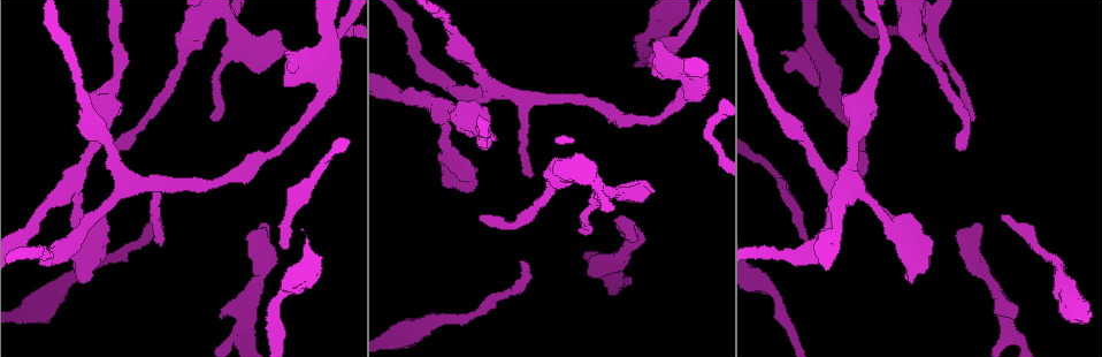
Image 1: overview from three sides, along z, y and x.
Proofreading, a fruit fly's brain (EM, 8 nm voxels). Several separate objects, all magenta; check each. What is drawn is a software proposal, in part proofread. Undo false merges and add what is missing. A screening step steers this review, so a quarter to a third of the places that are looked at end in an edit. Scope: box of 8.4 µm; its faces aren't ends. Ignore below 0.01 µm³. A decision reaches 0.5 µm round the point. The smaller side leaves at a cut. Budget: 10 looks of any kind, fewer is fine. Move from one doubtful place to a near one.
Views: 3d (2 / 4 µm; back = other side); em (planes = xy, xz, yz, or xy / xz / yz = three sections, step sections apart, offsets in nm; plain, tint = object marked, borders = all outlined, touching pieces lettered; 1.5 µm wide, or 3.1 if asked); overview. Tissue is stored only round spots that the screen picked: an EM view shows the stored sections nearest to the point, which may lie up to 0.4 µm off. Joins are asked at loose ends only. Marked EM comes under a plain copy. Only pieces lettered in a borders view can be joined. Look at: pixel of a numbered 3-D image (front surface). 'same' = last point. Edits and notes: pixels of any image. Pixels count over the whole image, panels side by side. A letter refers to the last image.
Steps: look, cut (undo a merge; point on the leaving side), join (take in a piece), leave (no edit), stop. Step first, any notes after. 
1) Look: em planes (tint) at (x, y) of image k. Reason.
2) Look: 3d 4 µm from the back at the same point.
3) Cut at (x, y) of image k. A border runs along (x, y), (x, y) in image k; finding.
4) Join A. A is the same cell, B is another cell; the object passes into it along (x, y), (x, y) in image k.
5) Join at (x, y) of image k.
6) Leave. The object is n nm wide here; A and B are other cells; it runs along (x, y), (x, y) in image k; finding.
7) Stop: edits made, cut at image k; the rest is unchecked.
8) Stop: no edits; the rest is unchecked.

Look: em planes (borders) at (1003, 217) of image 1. Long arm stops here.

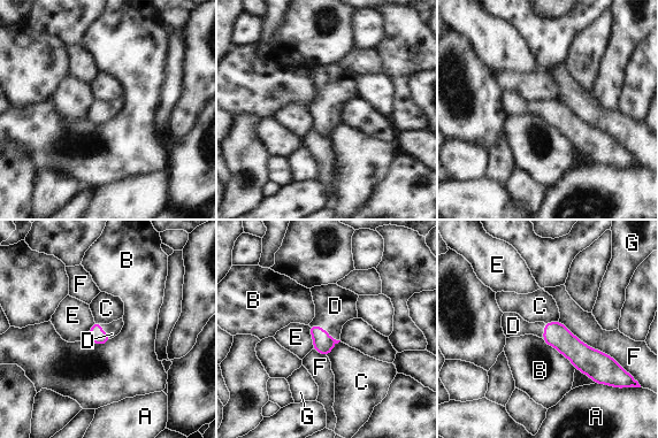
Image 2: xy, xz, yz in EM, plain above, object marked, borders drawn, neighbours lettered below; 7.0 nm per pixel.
Join D. The longest contact is with F, 550 nm; D is the same cell, A, B, C, E, F and G are other cells; the object passes into it along (322, 343), (324, 330), (335, 306) in image 2; the cell continues.

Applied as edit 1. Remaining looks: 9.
Look: overview. Redraw.

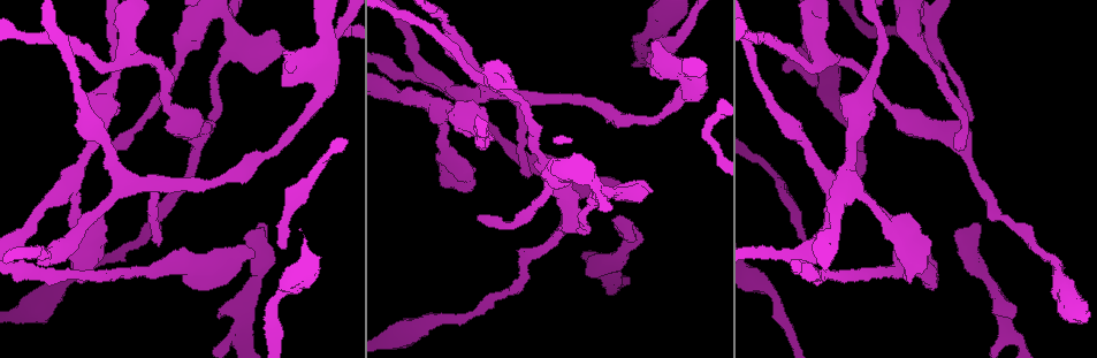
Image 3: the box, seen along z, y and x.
Look: 3d 4 µm at (955, 150) of image 3. End of a long branch.

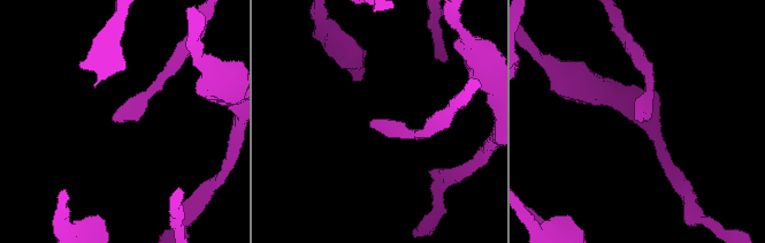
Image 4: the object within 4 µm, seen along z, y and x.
Look: em planes (borders) at (369, 121) of image 4.

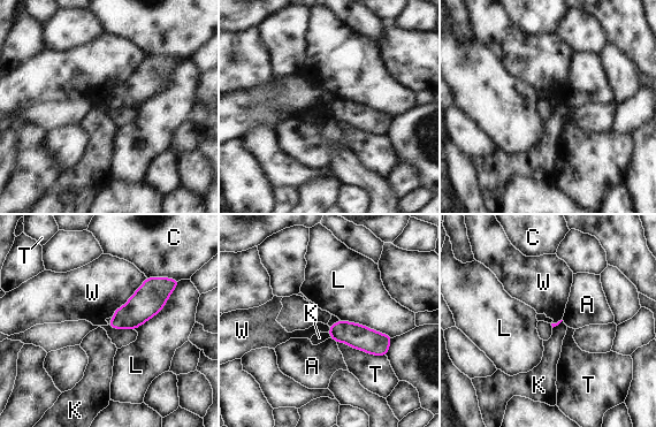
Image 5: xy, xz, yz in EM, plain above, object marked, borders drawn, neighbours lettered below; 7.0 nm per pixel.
Leave. A, C, K, L, T and W are other cells; a border runs along (146, 277), (111, 317) in image 5; none of them fits.

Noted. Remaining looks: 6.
Look: 3d 4 µm from the back at (646, 65) of image 3. Branch stops here.

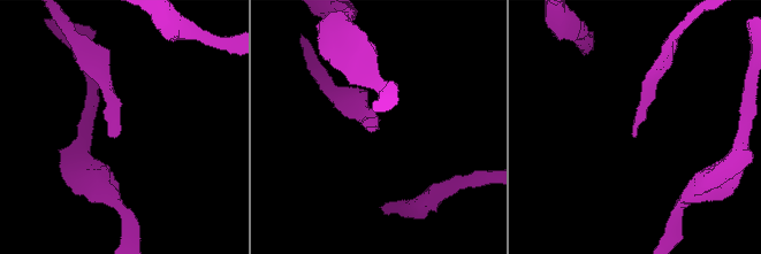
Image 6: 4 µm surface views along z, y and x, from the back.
Look: em planes (borders) at (633, 135) of image 6. Shape alone is not enough.

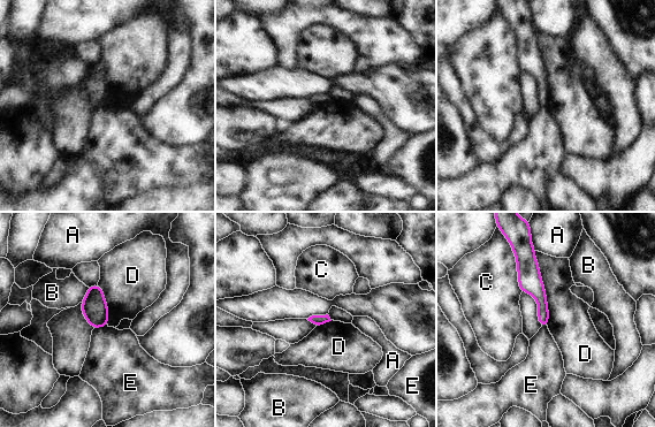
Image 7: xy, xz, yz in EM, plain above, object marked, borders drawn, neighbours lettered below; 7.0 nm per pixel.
Leave. The longest contact is with D, 550 nm; A, B, C, D and E are other cells; it runs along (530, 256), (530, 281), (545, 323) in image 7; none of them fits.

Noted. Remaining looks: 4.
Stop: edits made, join at image 2; the rest is unchecked.

